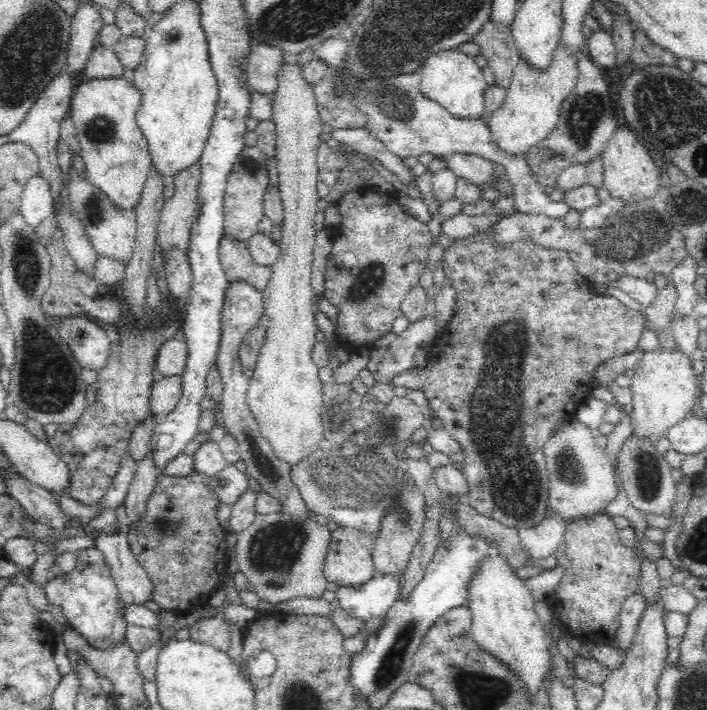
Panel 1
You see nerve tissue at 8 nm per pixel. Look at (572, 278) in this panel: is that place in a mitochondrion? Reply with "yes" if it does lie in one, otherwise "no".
no

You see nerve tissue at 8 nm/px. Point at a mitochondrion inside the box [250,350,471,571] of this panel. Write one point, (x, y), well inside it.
(359, 485)

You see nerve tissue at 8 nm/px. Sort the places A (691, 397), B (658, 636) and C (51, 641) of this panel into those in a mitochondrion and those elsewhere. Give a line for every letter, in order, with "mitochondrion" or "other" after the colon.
A: other
B: other
C: other

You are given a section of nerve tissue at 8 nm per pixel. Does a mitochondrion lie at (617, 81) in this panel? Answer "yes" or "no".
yes

